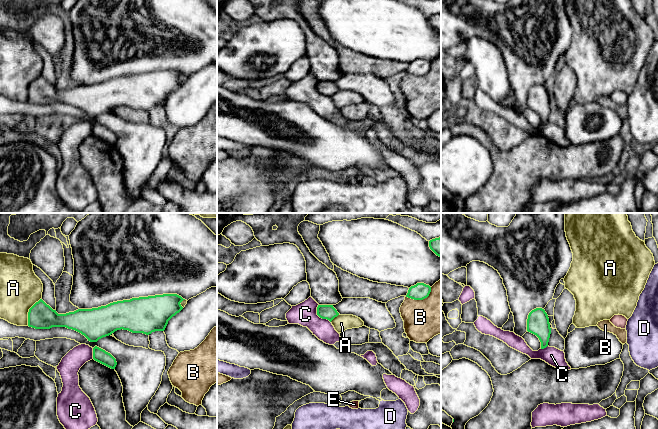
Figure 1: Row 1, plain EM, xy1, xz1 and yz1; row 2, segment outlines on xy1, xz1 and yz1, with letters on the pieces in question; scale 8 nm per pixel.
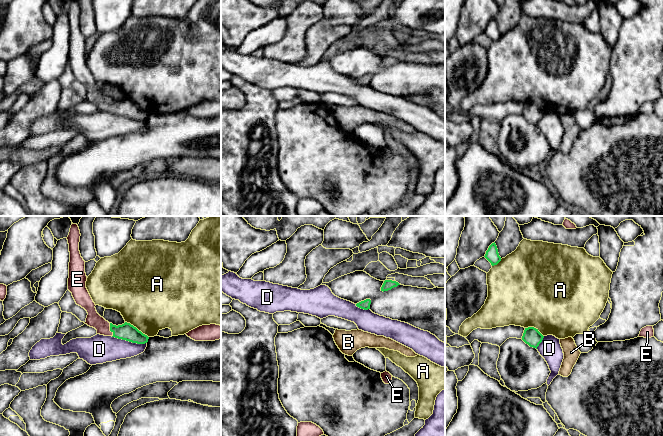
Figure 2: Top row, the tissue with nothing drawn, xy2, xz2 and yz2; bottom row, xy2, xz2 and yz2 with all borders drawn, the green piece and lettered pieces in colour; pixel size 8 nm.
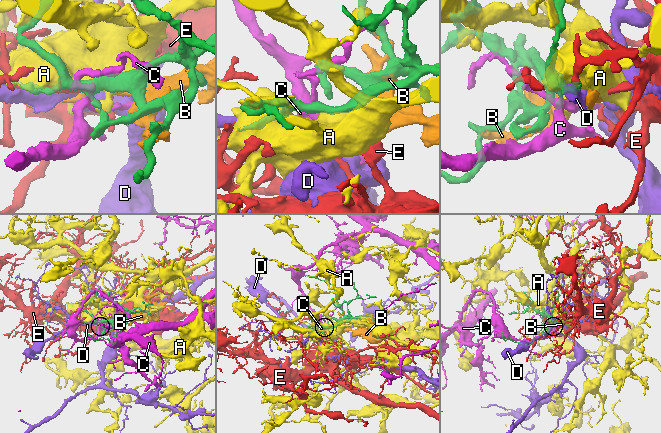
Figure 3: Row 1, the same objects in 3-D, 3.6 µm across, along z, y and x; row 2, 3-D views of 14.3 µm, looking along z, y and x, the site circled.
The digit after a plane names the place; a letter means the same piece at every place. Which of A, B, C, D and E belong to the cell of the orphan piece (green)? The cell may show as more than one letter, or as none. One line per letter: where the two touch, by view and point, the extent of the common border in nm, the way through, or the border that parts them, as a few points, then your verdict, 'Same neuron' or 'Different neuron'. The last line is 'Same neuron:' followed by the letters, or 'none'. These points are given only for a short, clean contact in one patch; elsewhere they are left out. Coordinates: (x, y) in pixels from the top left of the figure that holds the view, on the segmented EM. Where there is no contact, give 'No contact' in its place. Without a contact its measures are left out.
A: Touches green at xy1 (28, 312). Shared border 240 nm. Different neuron
B: Touches green at xz1 (421, 299). Shared border 220 nm. Different neuron
C: Touches green at xz1 (319, 316). Shared border 180 nm. Boundary: xz1 (318, 304), (317, 314), (330, 322). Different neuron
D: Touches green at xy2 (129, 341). Shared border 300 nm. Boundary: xy2 (111, 336), (132, 342), (146, 343). Different neuron
E: Touches green at xy2 (110, 330). Shared border 110 nm. Path across: xy2 (126, 331), (110, 330), (104, 328), (93, 319). Same neuron
Same neuron: E

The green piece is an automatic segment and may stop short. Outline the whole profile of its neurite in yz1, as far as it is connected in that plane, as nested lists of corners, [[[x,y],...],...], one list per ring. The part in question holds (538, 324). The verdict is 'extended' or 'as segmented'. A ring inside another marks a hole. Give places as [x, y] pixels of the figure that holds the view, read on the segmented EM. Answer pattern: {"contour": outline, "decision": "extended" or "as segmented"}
{"contour": [[[542,308],[532,310],[527,319],[527,331],[536,335],[541,342],[541,349],[548,346],[551,328],[547,313]]], "decision": "as segmented"}

